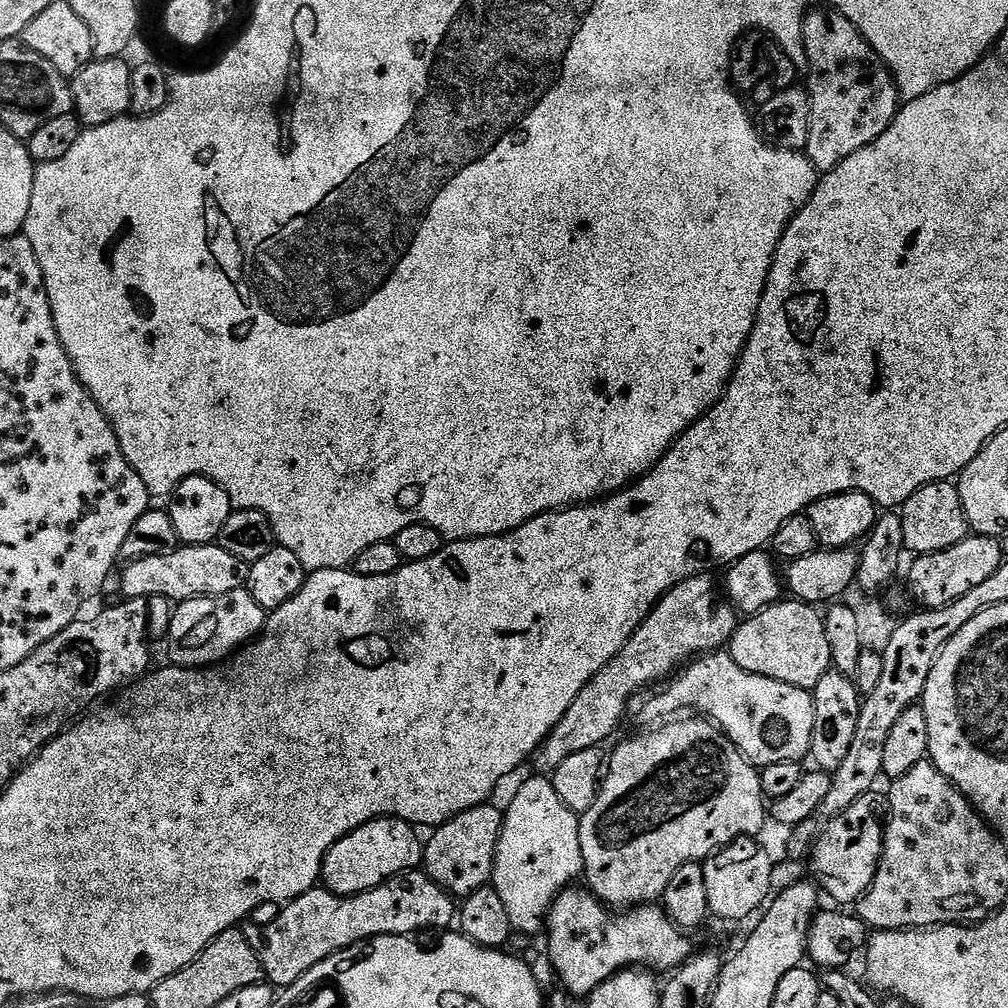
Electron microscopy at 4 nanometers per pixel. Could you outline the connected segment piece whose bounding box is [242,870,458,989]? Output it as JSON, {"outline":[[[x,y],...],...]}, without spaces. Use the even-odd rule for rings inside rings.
{"outline":[[[413,870],[357,896],[335,896],[327,888],[317,886],[297,900],[287,901],[277,912],[280,913],[269,922],[268,928],[248,922],[242,931],[254,954],[258,954],[263,979],[280,989],[299,985],[326,958],[363,940],[375,936],[412,936],[431,924],[444,928],[440,930],[451,929],[458,916],[458,904],[427,874]]]}

